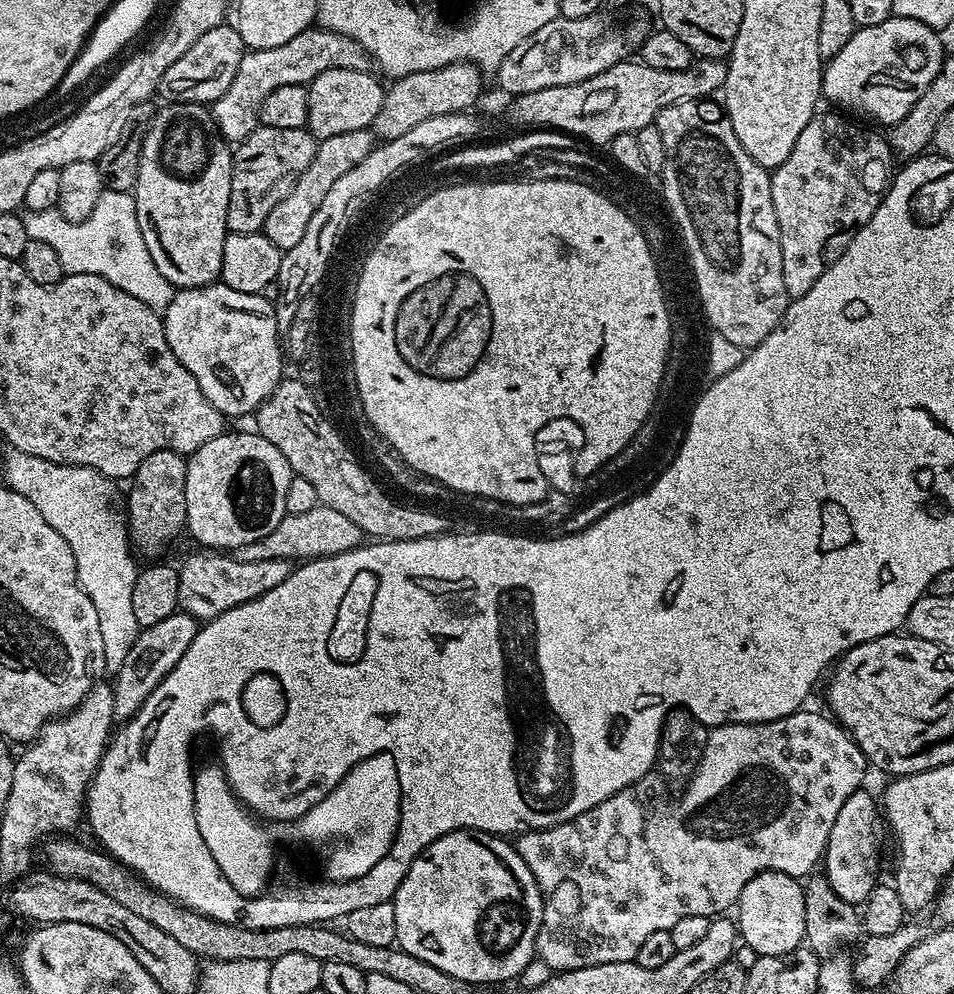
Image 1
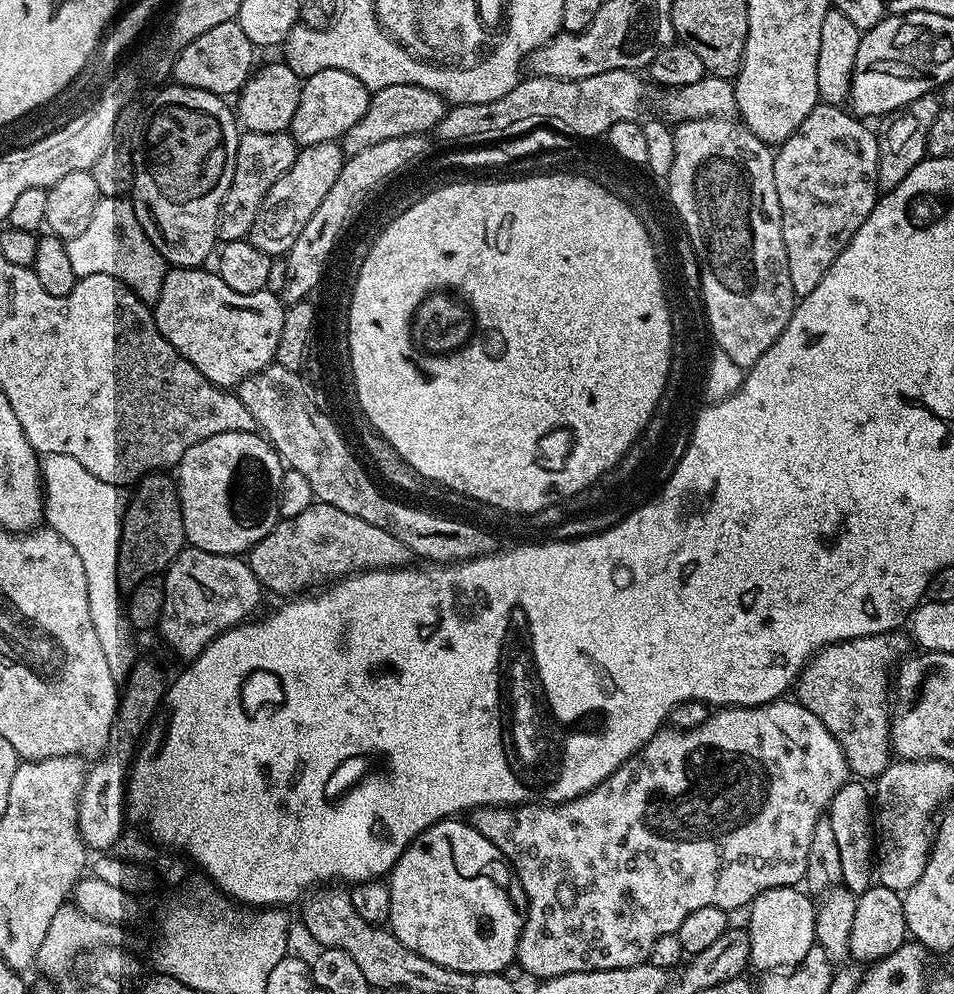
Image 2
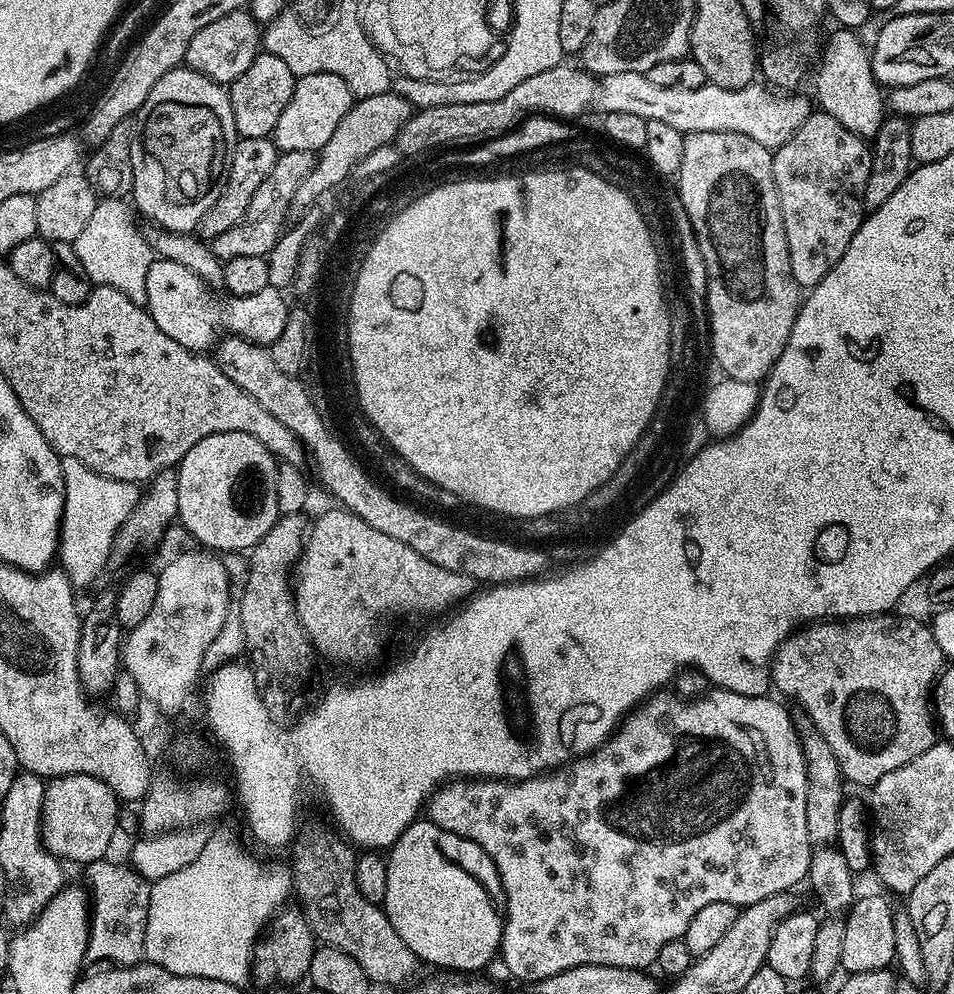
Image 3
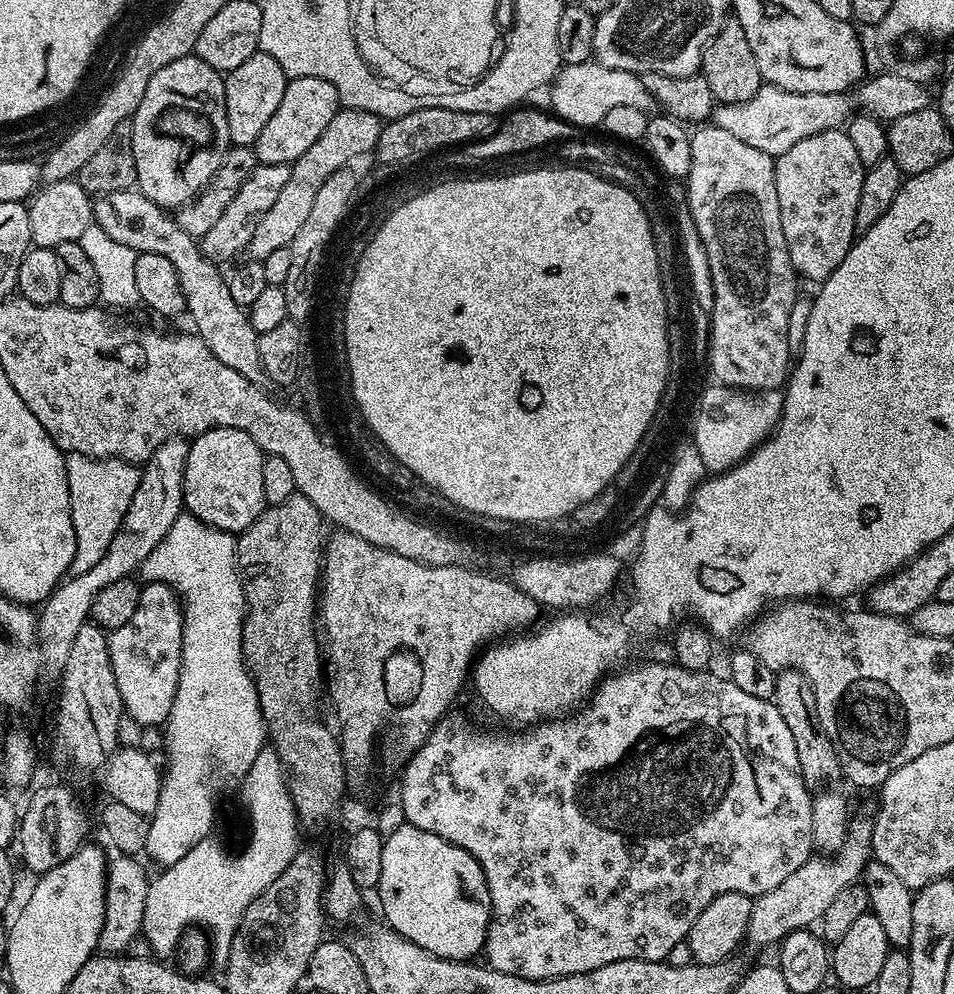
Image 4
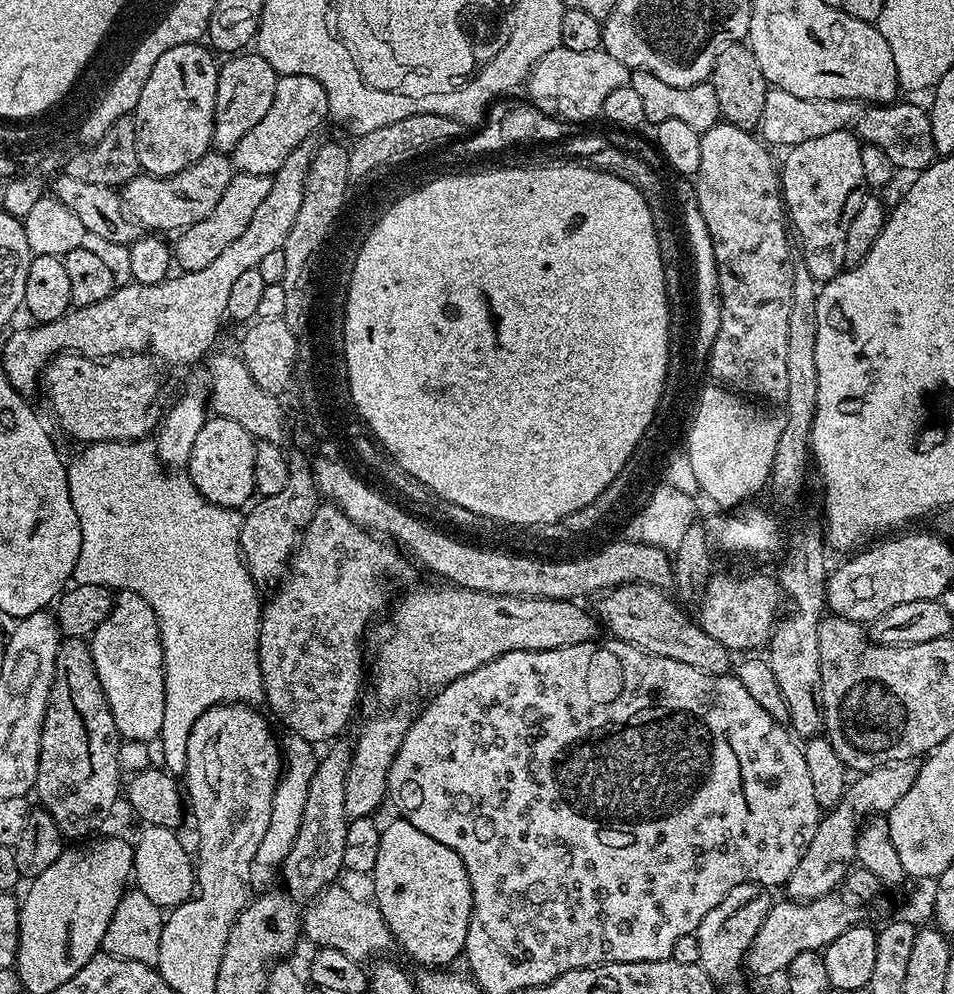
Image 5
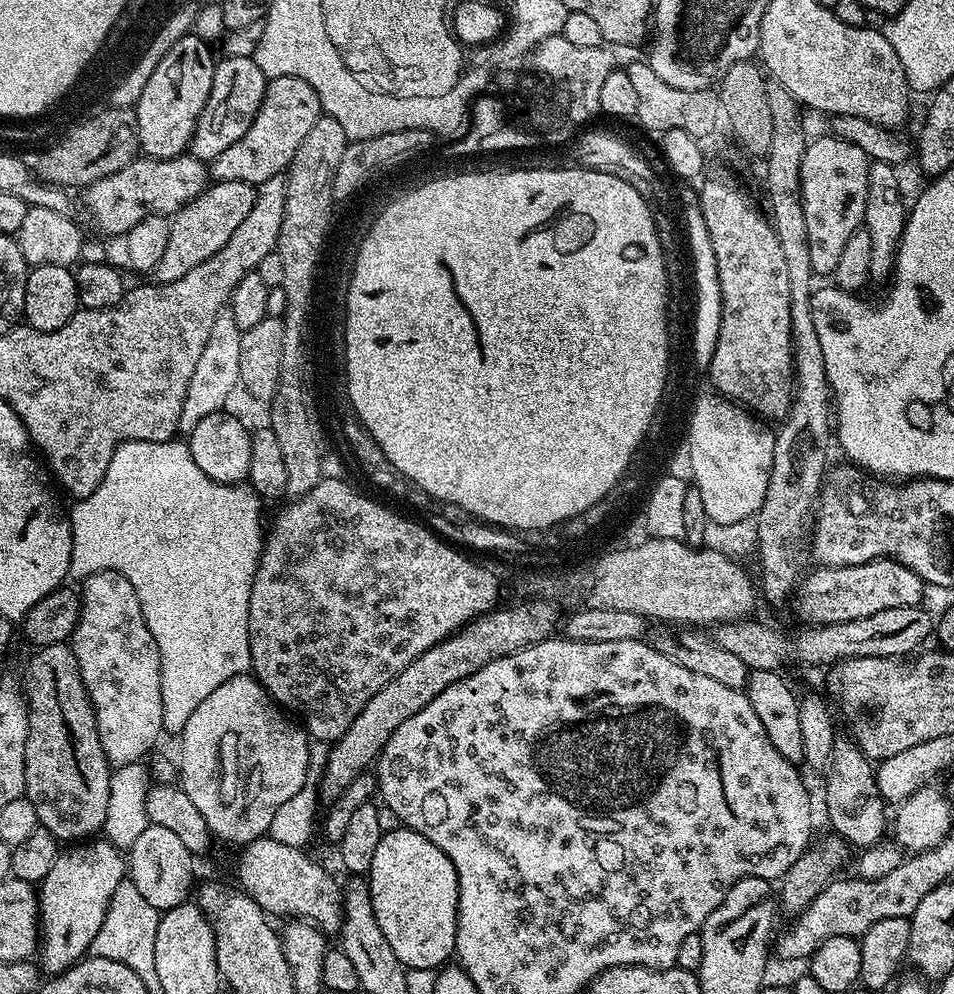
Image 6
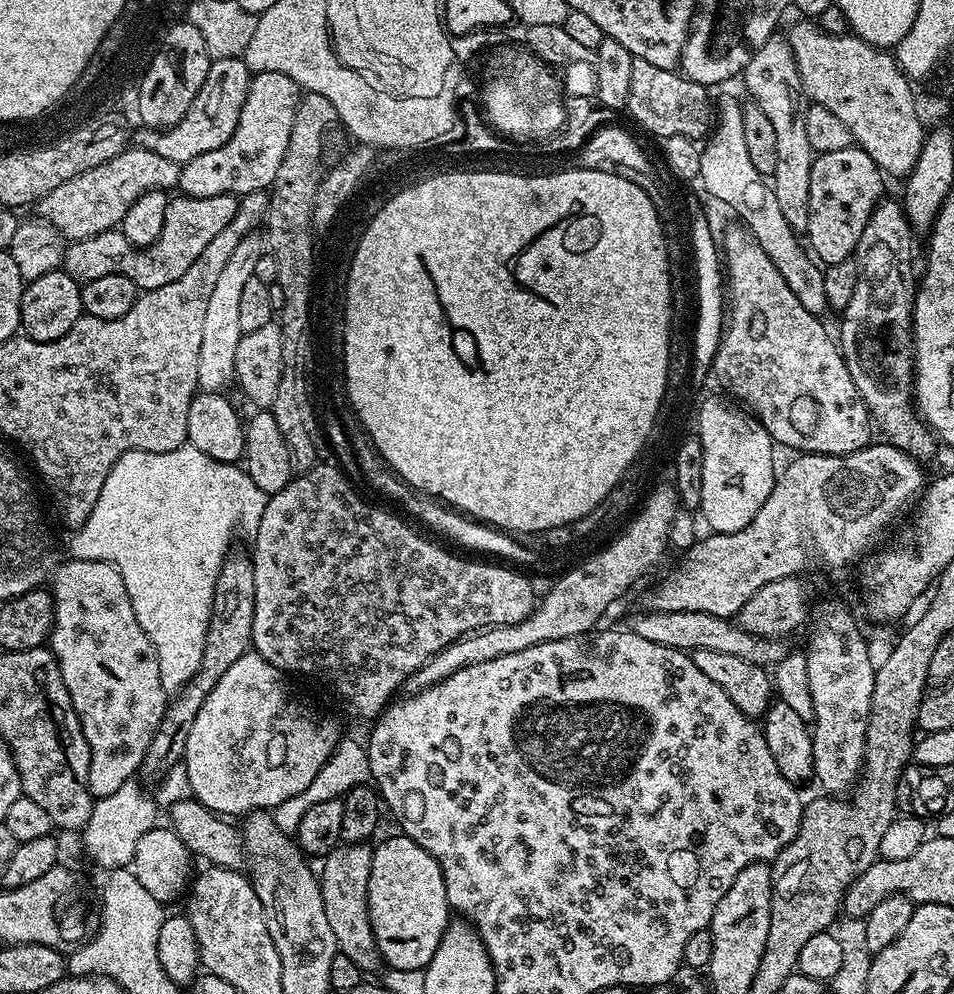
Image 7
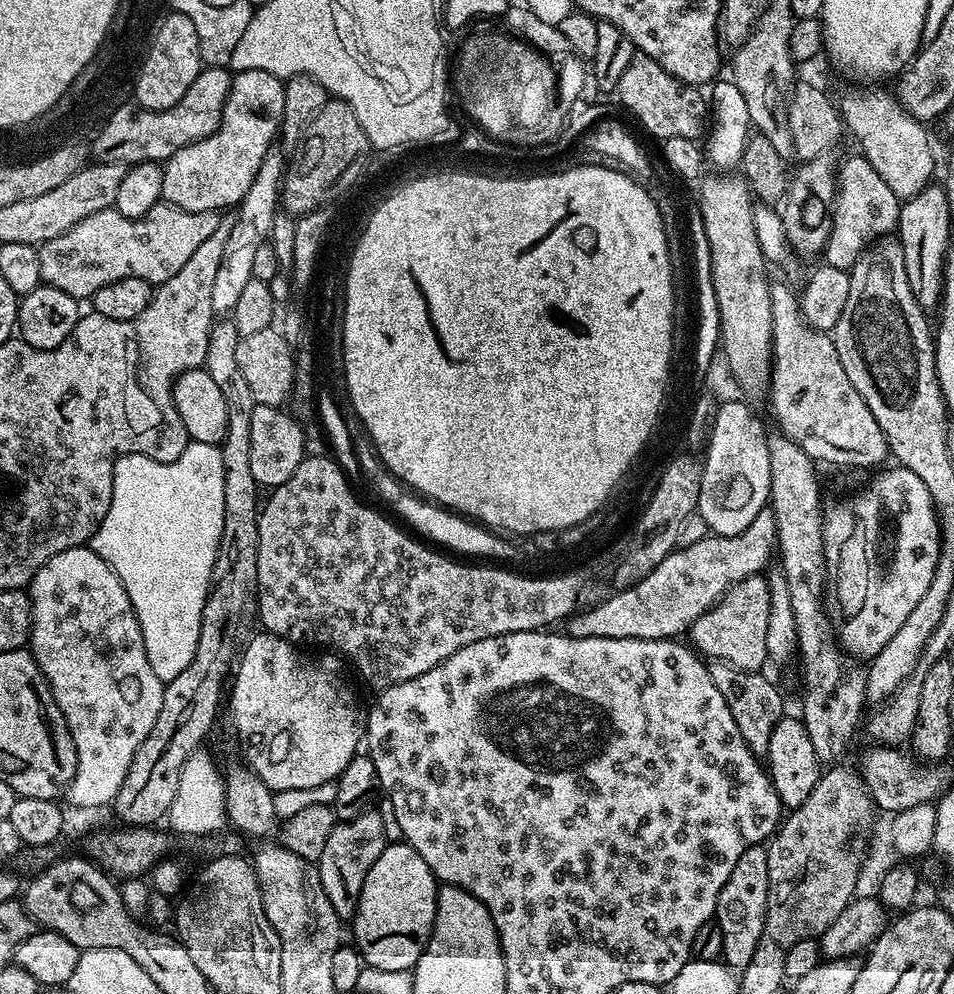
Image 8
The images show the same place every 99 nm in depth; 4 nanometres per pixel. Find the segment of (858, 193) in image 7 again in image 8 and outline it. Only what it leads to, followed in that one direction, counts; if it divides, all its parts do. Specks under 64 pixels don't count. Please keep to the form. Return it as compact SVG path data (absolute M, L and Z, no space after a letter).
M855 154L838 168L838 187L836 202L832 206L832 229L828 235L828 245L822 253L823 259L830 266L851 270L856 265L860 253L873 242L895 233L896 223L900 217L901 201L882 182L878 170L870 166L862 154Z

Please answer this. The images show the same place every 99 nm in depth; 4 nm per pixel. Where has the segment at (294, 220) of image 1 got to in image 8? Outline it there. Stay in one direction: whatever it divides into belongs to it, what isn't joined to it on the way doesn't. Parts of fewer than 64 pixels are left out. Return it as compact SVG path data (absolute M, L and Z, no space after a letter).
M161 202L154 205L146 215L137 220L126 218L115 207L106 210L98 210L98 214L90 214L82 218L66 234L58 234L58 238L50 238L45 244L39 245L40 254L40 279L45 284L54 286L58 290L66 290L66 294L77 298L90 298L102 286L110 282L118 282L122 278L142 278L153 286L165 284L182 266L186 266L186 261L194 255L194 250L214 234L214 230L220 221L220 212L191 212L182 210L178 206Z

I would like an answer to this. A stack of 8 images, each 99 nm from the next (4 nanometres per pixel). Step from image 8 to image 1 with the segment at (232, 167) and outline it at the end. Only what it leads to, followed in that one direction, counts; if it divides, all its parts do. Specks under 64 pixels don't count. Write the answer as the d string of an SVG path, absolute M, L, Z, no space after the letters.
M326 70L307 85L308 123L306 127L317 141L334 138L334 134L346 134L350 130L371 129L374 118L378 118L378 110L382 110L386 91L385 85L380 85L372 75L371 71Z

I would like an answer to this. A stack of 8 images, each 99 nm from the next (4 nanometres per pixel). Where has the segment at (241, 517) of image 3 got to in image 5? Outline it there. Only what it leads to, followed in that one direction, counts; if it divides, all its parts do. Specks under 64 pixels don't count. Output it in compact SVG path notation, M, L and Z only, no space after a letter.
M213 415L204 423L202 430L198 430L194 451L191 452L186 465L186 474L192 479L196 489L204 495L205 500L223 508L243 509L256 492L254 486L256 446L257 441L246 430L242 430L238 422L230 422L230 418Z

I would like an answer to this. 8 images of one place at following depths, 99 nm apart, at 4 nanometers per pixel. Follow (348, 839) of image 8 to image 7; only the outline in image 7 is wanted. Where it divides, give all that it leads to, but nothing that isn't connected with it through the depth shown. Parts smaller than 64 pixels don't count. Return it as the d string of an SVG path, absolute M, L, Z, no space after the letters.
M339 843L336 849L323 857L324 869L319 869L320 893L326 906L326 918L330 922L330 930L334 930L336 947L339 952L346 954L346 958L352 959L359 966L361 973L379 973L382 968L382 955L379 944L374 936L372 923L370 922L370 906L368 905L368 887L370 886L370 866L372 865L372 848L367 843L346 844Z

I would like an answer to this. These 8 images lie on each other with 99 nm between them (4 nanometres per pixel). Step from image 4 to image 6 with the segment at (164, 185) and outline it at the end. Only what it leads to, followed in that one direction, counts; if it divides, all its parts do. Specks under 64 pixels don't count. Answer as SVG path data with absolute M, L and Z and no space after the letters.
M189 34L178 38L178 42L166 50L162 62L154 66L150 82L146 82L146 87L134 105L136 133L140 139L140 152L144 156L169 160L189 151L194 126L208 101L216 69L211 50L213 49L207 41Z

